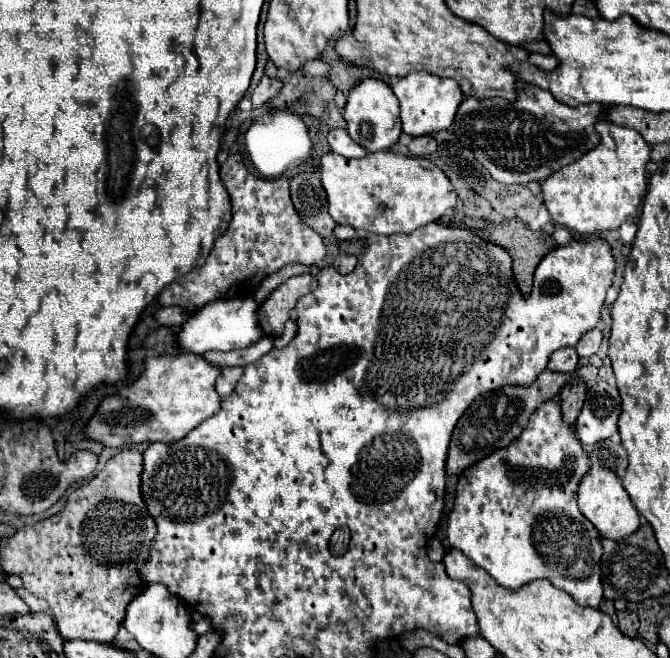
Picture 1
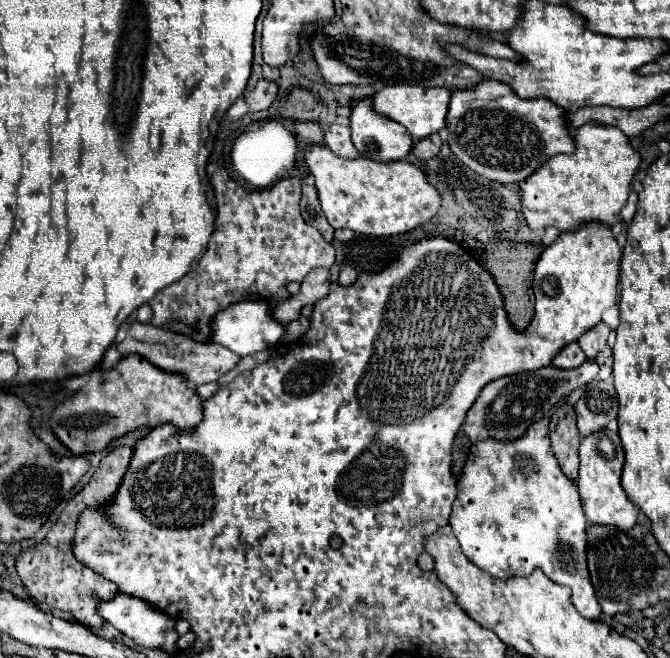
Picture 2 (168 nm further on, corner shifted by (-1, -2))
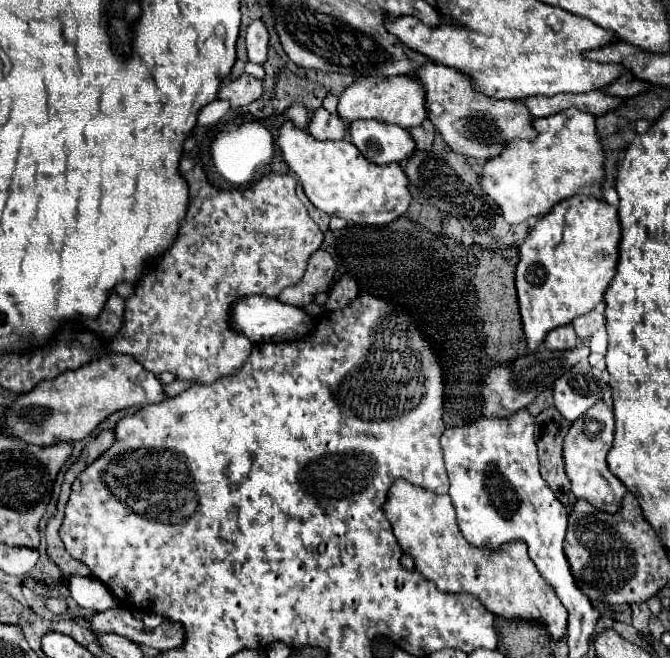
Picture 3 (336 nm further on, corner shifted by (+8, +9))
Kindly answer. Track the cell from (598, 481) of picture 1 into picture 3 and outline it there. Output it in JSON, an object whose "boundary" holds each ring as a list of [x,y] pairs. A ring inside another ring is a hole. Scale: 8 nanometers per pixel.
{"boundary":[[[602,399],[596,401],[582,417],[578,417],[568,435],[564,437],[564,471],[572,483],[572,493],[578,499],[588,501],[596,509],[606,513],[616,513],[620,509],[622,497],[626,495],[626,487],[618,477],[614,477],[606,465],[606,455],[612,447],[614,439],[614,413]]]}

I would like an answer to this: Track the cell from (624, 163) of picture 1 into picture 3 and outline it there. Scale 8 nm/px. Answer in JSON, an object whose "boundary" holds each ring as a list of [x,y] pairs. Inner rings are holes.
{"boundary":[[[564,109],[556,115],[534,119],[532,127],[536,129],[536,139],[532,141],[522,141],[514,139],[510,145],[504,147],[504,151],[498,157],[492,157],[482,163],[482,171],[478,177],[480,189],[492,197],[498,207],[504,213],[504,219],[508,223],[522,223],[528,221],[530,217],[542,217],[546,215],[558,201],[568,199],[572,195],[594,195],[600,199],[600,189],[602,189],[602,179],[604,179],[604,151],[596,135],[596,117],[580,111],[580,109]]]}

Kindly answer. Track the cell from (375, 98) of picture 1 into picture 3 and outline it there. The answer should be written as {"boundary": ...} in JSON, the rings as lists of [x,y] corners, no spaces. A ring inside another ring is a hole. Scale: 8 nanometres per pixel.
{"boundary":[[[354,121],[350,125],[352,143],[376,165],[402,163],[416,151],[416,143],[408,131],[398,125],[380,125],[380,121]]]}

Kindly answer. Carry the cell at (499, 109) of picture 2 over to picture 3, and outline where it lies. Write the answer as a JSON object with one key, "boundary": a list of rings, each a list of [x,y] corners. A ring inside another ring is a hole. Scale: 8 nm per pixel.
{"boundary":[[[424,63],[418,67],[414,77],[424,87],[428,119],[434,127],[438,127],[444,143],[456,153],[462,153],[478,161],[486,161],[488,157],[496,157],[506,147],[506,141],[536,137],[530,113],[522,105],[522,101],[498,101],[494,97],[482,97],[480,93],[474,93],[474,89],[470,89],[470,81],[466,81],[462,73],[454,73],[444,65]],[[436,105],[442,107],[438,117]]]}

